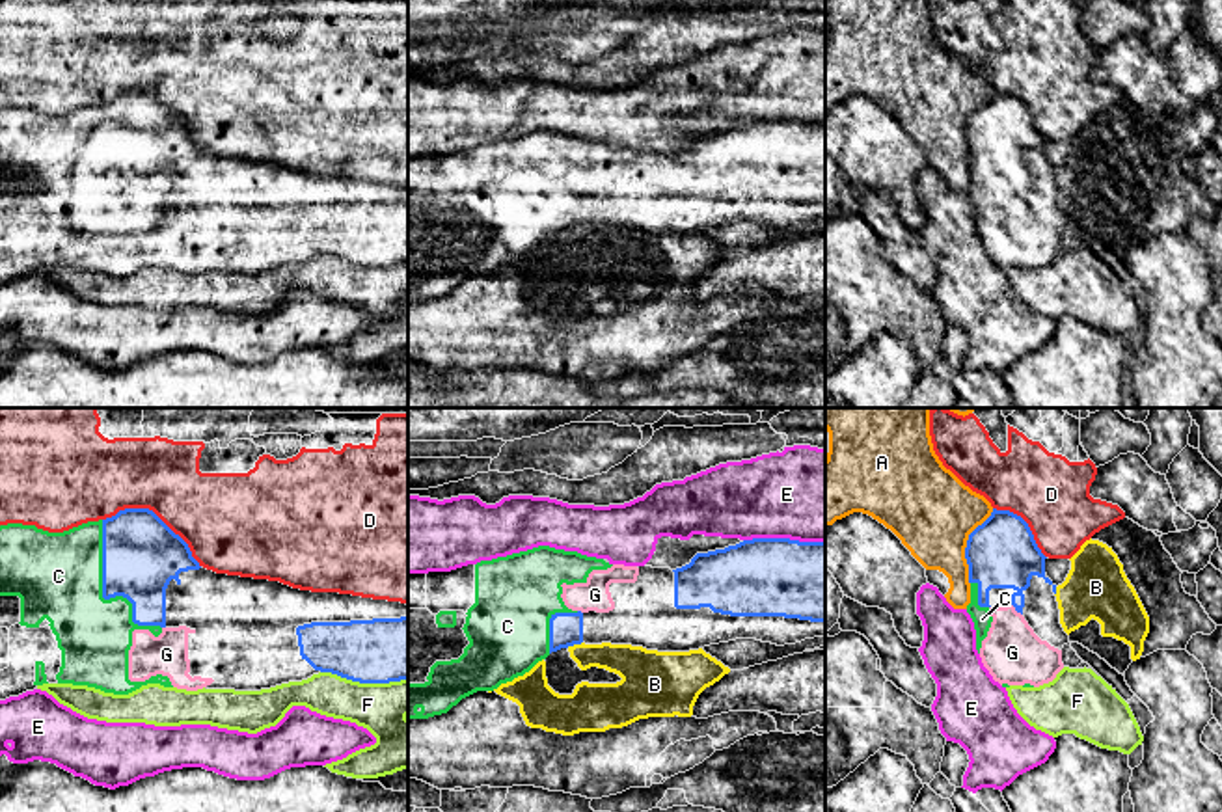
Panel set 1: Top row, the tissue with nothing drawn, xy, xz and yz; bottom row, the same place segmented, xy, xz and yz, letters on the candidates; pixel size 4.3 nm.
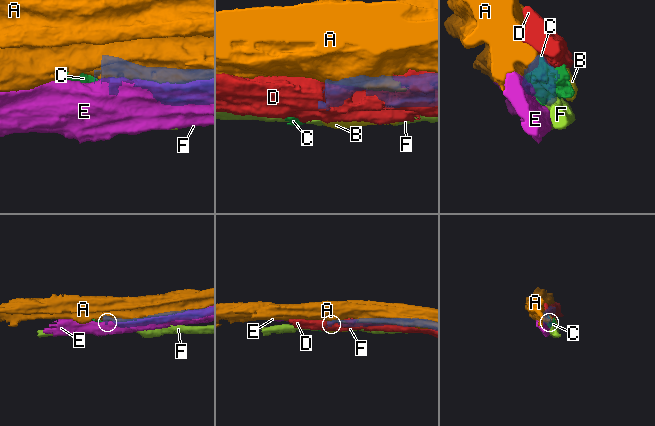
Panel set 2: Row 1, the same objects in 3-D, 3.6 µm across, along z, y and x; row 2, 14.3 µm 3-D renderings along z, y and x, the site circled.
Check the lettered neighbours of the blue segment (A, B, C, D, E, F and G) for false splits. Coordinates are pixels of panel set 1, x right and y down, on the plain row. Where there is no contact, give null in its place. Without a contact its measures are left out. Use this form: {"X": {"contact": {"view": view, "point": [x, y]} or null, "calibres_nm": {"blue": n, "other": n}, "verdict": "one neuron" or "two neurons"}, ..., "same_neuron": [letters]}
{"A": {"contact": {"view": "yz", "point": [967, 129]}, "calibres_nm": {"blue": 300, "other": 360}, "verdict": "two neurons"}, "B": {"contact": {"view": "xz", "point": [574, 226]}, "calibres_nm": {"blue": 140, "other": 150}, "verdict": "two neurons"}, "C": {"contact": {"view": "xy", "point": [103, 177]}, "calibres_nm": {"blue": 340, "other": 380}, "verdict": "one neuron"}, "D": {"contact": {"view": "xy", "point": [155, 97]}, "calibres_nm": {"blue": 340, "other": 360}, "verdict": "two neurons"}, "E": {"contact": {"view": "xz", "point": [785, 121]}, "calibres_nm": {"blue": 360, "other": 400}, "verdict": "two neurons"}, "F": {"contact": {"view": "xy", "point": [364, 265]}, "calibres_nm": {"blue": 280, "other": 220}, "verdict": "two neurons"}, "G": {"contact": {"view": "yz", "point": [1016, 192]}, "calibres_nm": {"blue": 300, "other": 260}, "verdict": "one neuron"}, "same_neuron": ["C", "G"]}

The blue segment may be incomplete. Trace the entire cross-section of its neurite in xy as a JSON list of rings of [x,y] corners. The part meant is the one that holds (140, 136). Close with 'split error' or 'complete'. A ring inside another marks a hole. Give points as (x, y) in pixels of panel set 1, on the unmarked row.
[[[125,91],[63,115],[0,108],[0,283],[43,266],[88,268],[114,277],[147,266],[261,274],[319,255],[360,266],[408,263],[408,188],[216,156],[203,151],[188,127],[149,91]]] | split error

